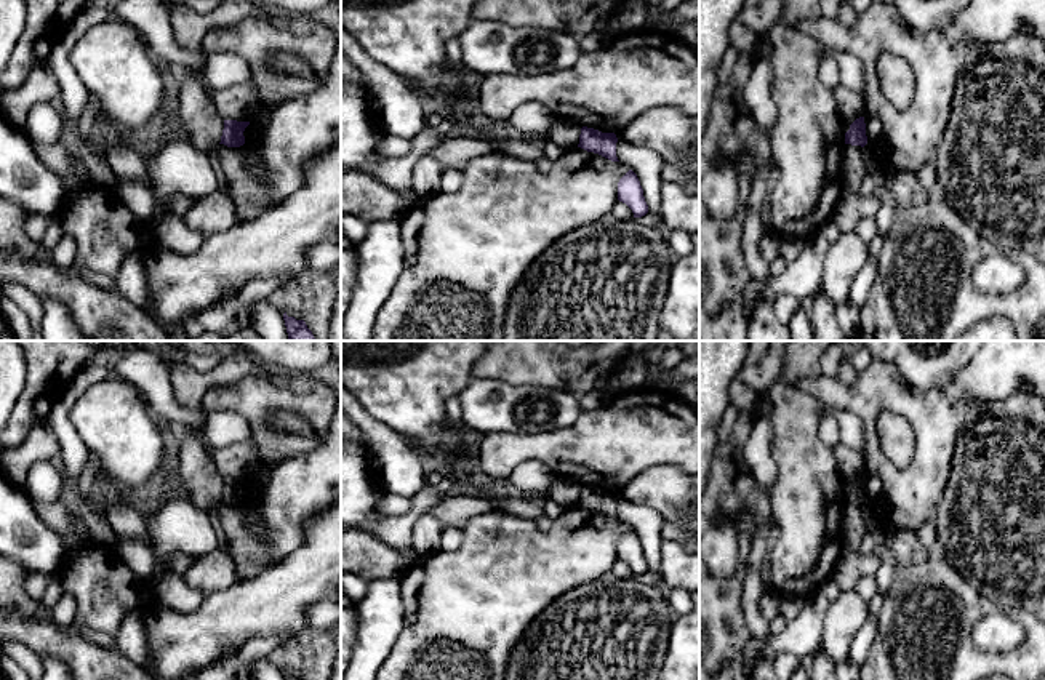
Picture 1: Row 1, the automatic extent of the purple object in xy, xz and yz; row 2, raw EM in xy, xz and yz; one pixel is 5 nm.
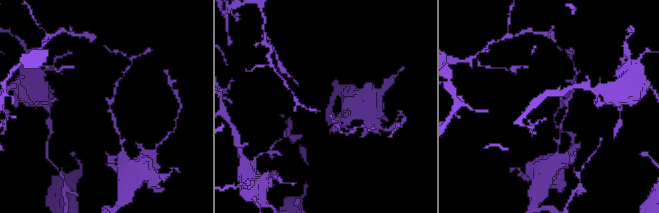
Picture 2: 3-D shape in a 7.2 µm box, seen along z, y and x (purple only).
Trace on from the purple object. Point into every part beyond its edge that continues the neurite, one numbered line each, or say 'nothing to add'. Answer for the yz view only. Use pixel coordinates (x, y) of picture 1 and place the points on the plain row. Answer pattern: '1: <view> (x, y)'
nothing to add

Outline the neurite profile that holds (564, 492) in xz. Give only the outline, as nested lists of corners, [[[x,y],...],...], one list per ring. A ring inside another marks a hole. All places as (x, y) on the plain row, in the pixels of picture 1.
[[[557,477],[544,493],[546,499],[555,501],[565,509],[571,509],[579,502],[581,485],[565,477]]]

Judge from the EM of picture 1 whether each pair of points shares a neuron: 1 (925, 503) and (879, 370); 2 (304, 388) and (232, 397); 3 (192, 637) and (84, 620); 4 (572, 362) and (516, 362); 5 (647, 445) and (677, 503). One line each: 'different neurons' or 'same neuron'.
1: same neuron
2: same neuron
3: different neurons
4: same neuron
5: different neurons

